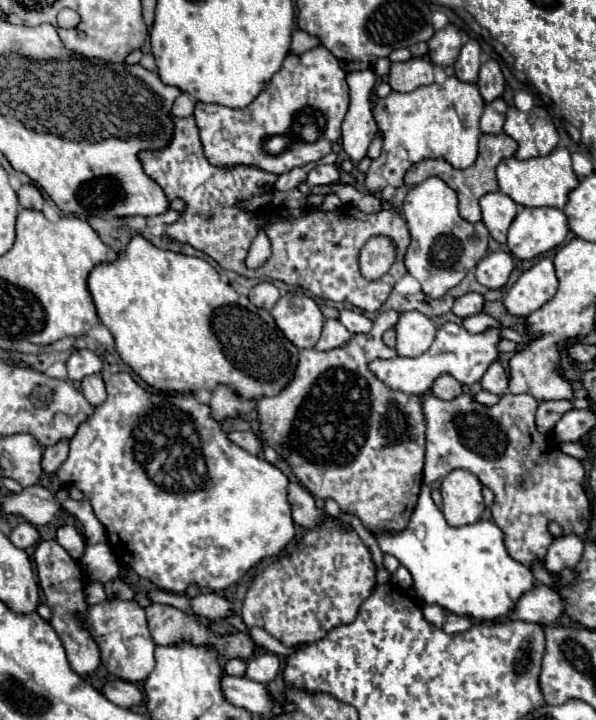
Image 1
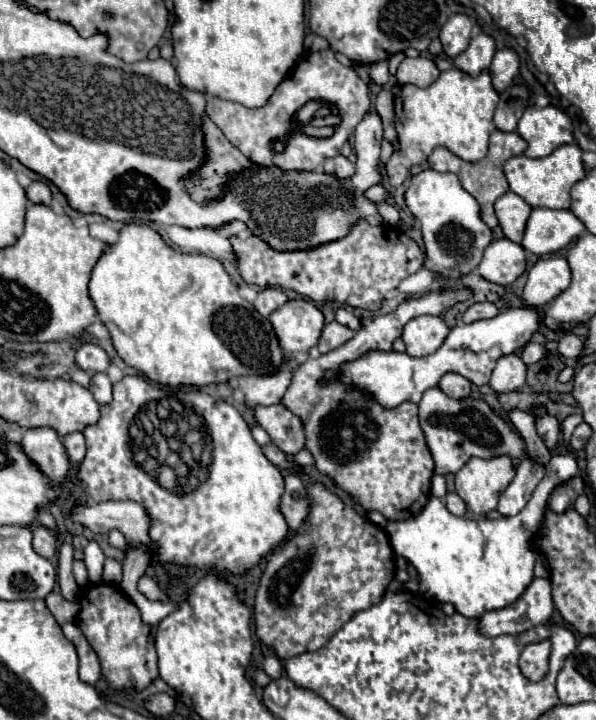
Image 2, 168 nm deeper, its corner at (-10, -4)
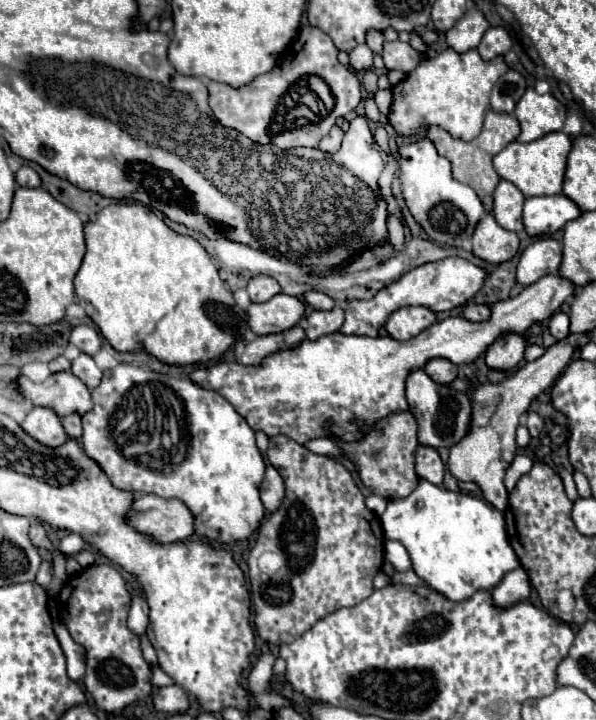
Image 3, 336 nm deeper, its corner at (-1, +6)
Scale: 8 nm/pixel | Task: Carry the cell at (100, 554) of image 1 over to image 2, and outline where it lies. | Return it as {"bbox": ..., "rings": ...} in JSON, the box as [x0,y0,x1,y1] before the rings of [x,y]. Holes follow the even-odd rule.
{"bbox":[84,540,106,580],"rings":[[[94,540],[88,542],[86,548],[84,548],[84,564],[86,564],[86,568],[88,568],[90,580],[100,580],[104,560],[106,560],[106,558],[104,558],[100,546],[98,546]]]}

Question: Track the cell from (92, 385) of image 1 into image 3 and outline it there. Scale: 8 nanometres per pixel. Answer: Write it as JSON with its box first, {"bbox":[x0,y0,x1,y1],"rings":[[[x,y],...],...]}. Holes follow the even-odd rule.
{"bbox":[71,354,101,388],"rings":[[[79,354],[79,358],[73,360],[73,368],[71,372],[85,382],[87,388],[97,388],[101,382],[101,370],[97,368],[97,364],[93,362],[91,356],[87,354]]]}

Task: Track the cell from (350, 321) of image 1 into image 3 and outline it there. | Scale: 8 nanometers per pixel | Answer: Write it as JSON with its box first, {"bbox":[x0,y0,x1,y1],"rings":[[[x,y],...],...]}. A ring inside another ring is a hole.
{"bbox":[305,290,335,310],"rings":[[[311,290],[311,292],[305,294],[305,300],[307,300],[315,310],[333,310],[333,308],[335,308],[335,300],[329,298],[325,292]]]}

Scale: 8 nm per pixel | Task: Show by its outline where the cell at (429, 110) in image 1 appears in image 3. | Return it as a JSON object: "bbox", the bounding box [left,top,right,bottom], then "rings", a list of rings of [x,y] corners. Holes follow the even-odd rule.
{"bbox":[389,48,507,140],"rings":[[[447,48],[431,60],[423,60],[405,80],[395,84],[393,104],[389,110],[389,124],[403,138],[415,136],[421,128],[441,126],[453,138],[473,140],[481,132],[485,112],[489,110],[489,94],[493,84],[507,72],[503,58],[485,62],[477,50],[457,54]]]}

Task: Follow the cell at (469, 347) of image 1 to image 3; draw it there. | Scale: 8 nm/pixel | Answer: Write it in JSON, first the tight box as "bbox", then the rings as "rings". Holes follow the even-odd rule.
{"bbox":[189,274,575,444],"rings":[[[549,274],[523,288],[521,294],[491,304],[489,322],[469,322],[463,316],[449,316],[407,342],[391,336],[369,338],[335,332],[315,342],[303,340],[299,348],[277,352],[265,358],[261,366],[217,362],[209,368],[195,370],[189,378],[201,388],[219,392],[253,430],[263,430],[267,436],[283,434],[299,444],[329,434],[337,434],[343,440],[357,440],[361,438],[361,424],[373,424],[393,412],[407,410],[405,378],[415,370],[423,370],[431,358],[473,364],[485,354],[497,334],[505,334],[505,330],[523,334],[531,324],[551,318],[573,294],[575,288],[571,282]],[[353,418],[357,424],[351,422]],[[325,420],[331,420],[331,426],[325,426]]]}

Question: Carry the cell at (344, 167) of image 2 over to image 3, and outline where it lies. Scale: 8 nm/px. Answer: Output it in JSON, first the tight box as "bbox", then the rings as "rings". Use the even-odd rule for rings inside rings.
{"bbox":[319,126,343,154],"rings":[[[333,126],[333,130],[319,142],[319,148],[327,154],[335,154],[341,148],[341,138],[343,138],[343,132],[337,126]]]}

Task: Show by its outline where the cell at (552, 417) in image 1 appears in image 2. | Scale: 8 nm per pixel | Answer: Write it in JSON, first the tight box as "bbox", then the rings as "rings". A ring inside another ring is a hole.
{"bbox":[536,414,560,450],"rings":[[[544,414],[536,420],[536,430],[540,434],[540,438],[544,440],[544,444],[554,450],[558,446],[558,434],[560,434],[560,424],[554,416],[550,414]]]}

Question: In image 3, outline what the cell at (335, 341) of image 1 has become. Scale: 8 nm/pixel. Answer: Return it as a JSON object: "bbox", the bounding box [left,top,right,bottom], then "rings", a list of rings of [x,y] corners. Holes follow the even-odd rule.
{"bbox":[303,306,343,340],"rings":[[[335,306],[329,312],[317,312],[315,310],[303,320],[303,330],[305,330],[309,340],[317,340],[325,334],[339,332],[341,326],[343,326],[343,310],[339,306]]]}

